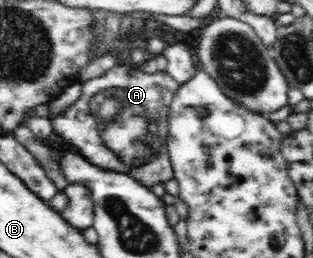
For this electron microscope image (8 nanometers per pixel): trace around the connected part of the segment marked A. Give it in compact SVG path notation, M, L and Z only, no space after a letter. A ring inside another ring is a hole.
M117 63L103 75L81 82L80 98L57 118L52 119L53 129L71 148L99 168L115 173L115 176L131 177L141 181L144 187L155 187L175 178L167 146L168 113L177 82L165 72L145 73L142 69L129 69Z

